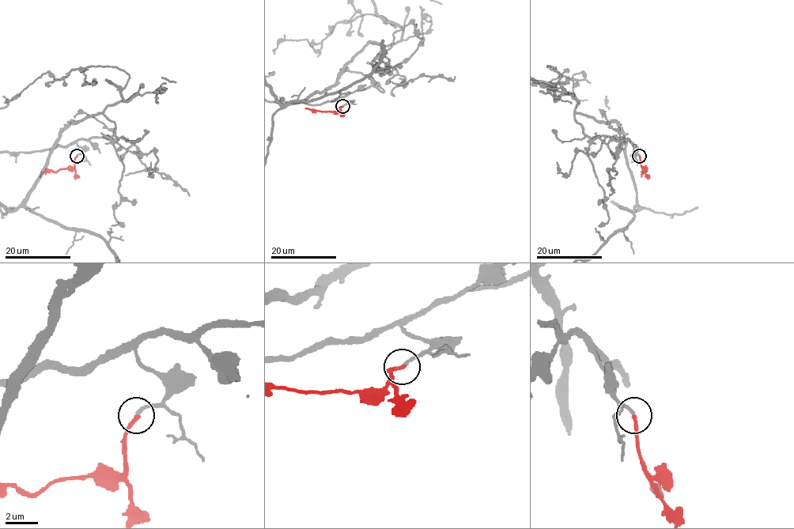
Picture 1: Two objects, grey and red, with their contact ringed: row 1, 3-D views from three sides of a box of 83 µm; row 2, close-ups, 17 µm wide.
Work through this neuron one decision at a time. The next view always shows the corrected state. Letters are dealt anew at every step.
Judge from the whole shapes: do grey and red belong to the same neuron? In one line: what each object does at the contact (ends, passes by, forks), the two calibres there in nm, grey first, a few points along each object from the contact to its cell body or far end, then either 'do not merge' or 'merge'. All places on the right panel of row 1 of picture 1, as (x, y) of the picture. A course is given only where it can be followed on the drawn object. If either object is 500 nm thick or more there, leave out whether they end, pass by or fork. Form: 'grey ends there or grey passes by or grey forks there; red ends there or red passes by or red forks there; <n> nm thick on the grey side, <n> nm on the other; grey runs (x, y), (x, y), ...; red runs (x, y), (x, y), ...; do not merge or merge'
grey ends there; red ends there; 200 nm thick on the grey side, 240 nm on the other; red runs (639, 156), (640, 164), (644, 168), (641, 177); merge

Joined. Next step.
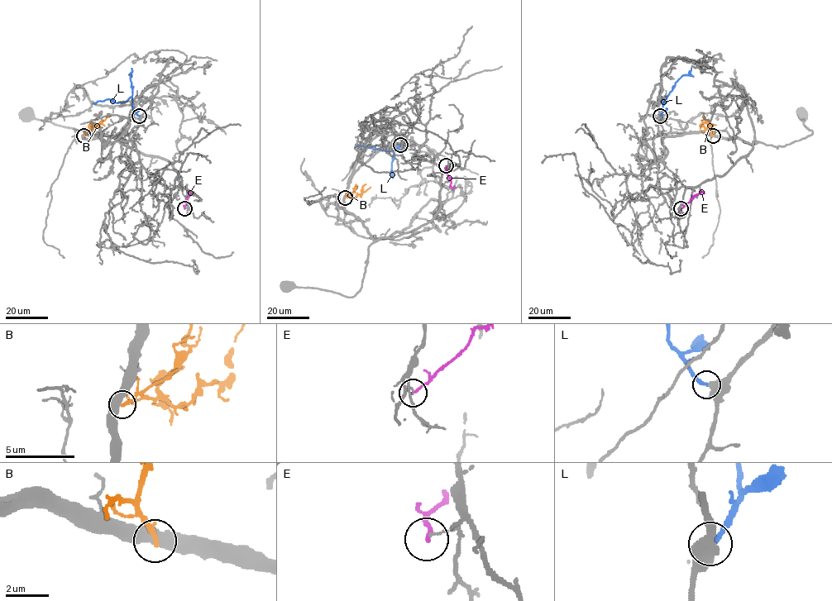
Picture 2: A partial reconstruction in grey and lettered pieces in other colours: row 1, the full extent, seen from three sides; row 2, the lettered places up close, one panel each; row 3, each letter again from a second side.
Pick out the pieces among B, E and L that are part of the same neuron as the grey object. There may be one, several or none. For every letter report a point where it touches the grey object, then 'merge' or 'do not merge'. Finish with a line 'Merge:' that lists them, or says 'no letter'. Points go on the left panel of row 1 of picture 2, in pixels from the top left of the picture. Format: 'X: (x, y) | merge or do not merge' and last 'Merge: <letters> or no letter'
B: (83, 135) | do not merge
E: (184, 208) | do not merge
L: (139, 116) | merge
Merge: L

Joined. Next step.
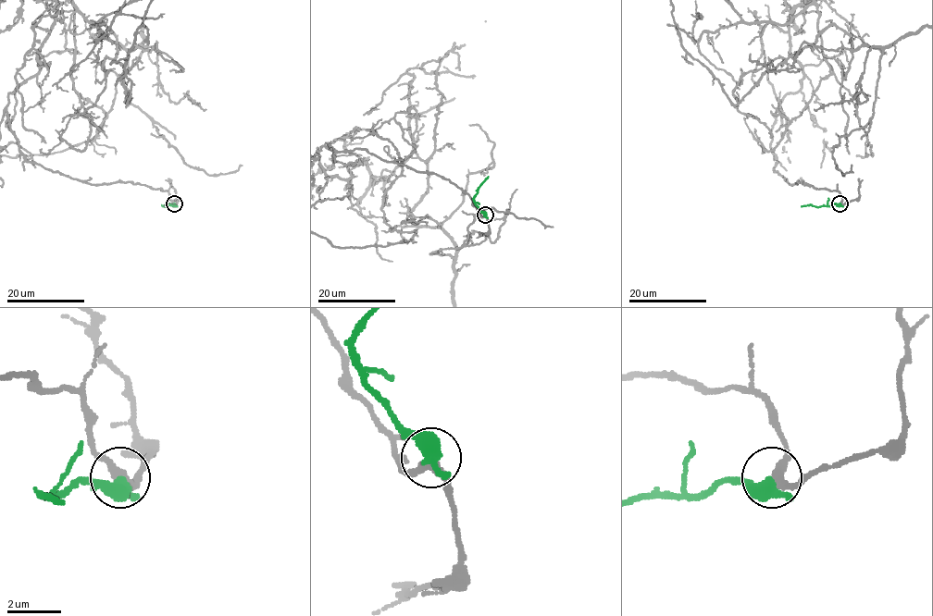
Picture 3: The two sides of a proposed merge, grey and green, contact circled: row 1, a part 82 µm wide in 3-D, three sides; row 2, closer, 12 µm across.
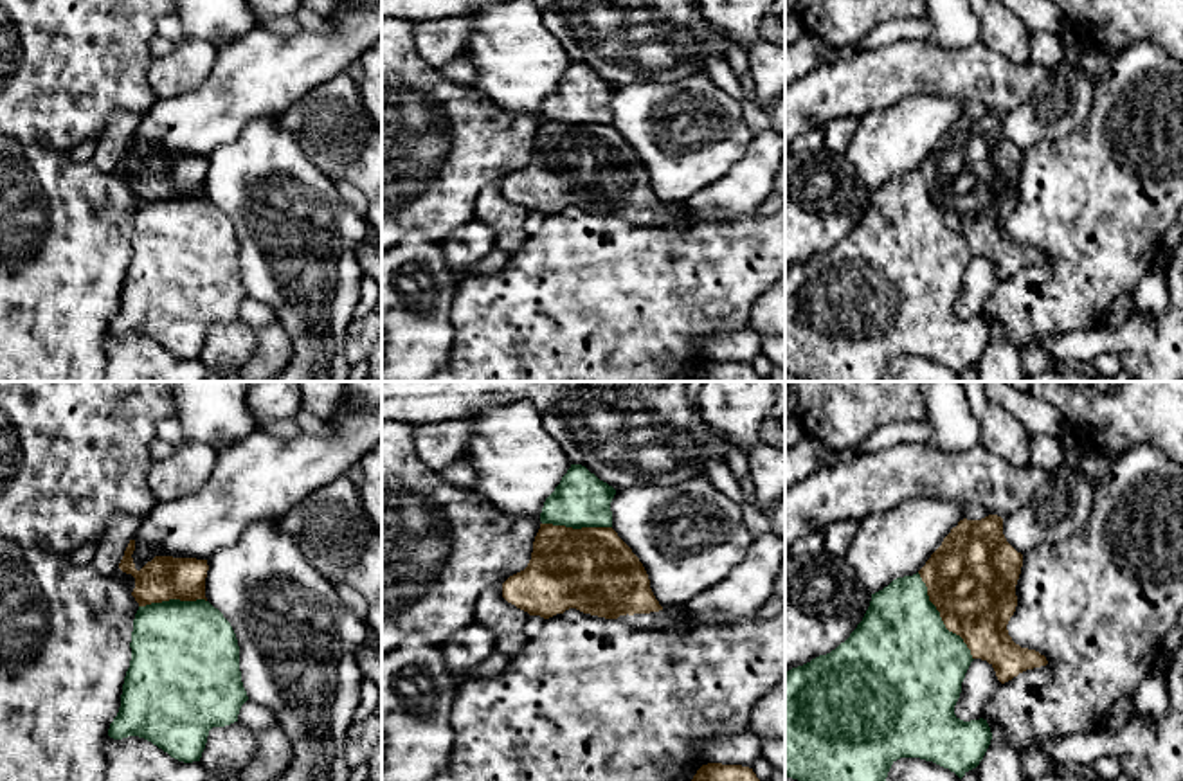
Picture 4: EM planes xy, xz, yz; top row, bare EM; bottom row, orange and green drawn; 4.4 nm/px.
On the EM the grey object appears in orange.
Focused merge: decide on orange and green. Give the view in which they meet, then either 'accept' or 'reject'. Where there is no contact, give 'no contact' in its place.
yz | reject

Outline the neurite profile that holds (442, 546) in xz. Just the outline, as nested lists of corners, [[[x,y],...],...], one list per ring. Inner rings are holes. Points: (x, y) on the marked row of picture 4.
[[[382,421],[382,655],[412,635],[443,646],[454,633],[474,624],[479,596],[528,567],[540,524],[497,509],[472,488],[443,480],[420,459],[409,423]]]

